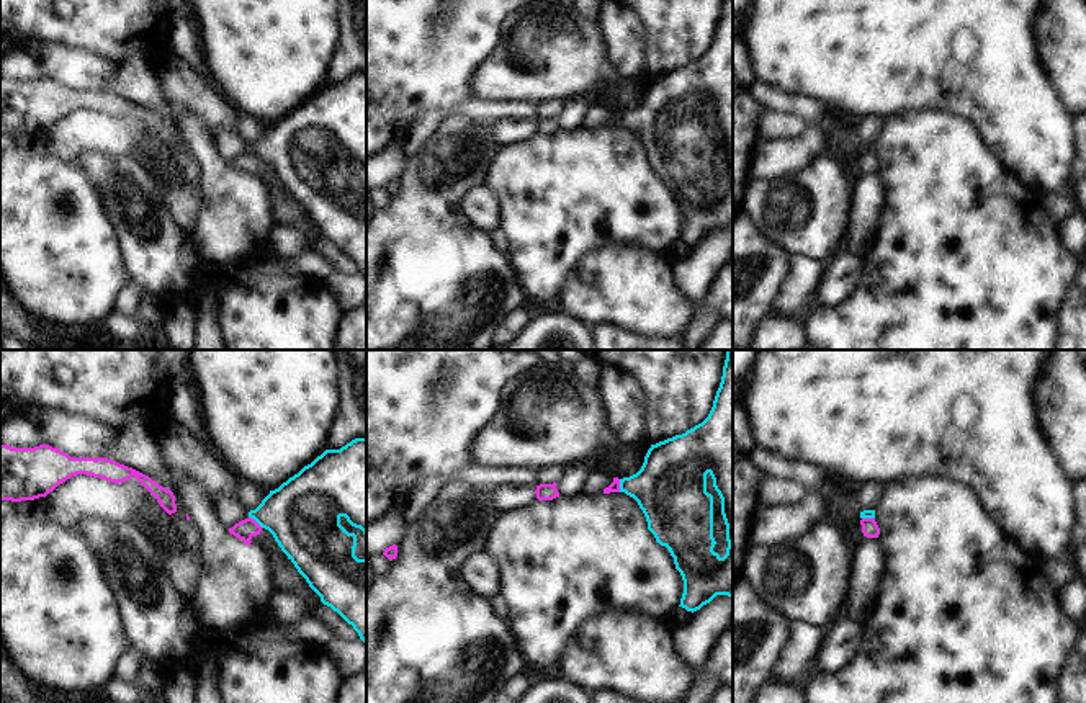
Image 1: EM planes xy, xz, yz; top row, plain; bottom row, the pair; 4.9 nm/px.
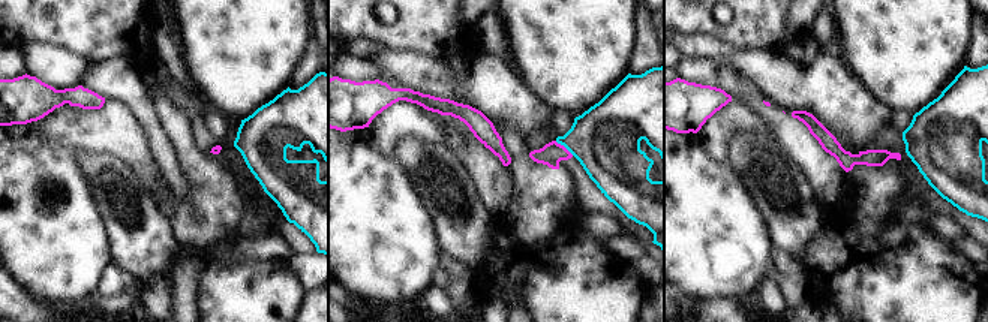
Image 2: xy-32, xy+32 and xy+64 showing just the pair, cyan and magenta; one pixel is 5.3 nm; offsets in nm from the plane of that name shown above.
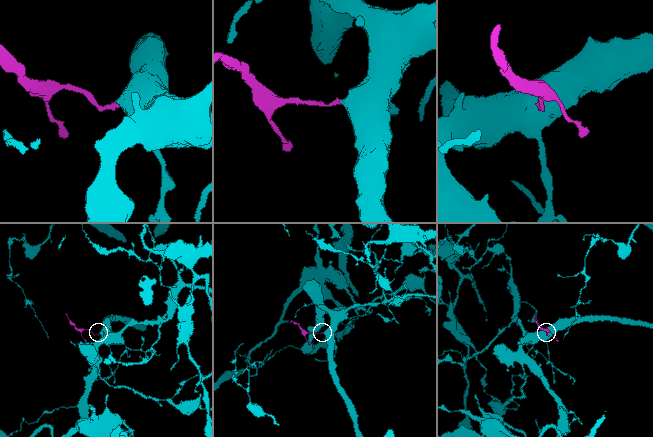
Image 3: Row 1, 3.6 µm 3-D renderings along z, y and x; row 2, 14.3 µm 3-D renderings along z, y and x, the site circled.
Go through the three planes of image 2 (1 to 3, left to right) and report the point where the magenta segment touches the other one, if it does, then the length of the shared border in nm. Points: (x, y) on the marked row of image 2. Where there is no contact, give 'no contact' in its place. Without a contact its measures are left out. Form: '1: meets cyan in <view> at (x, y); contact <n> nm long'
1: no contact
2: meets cyan in xy+32 at (564, 146); contact 130 nm long
3: no contact

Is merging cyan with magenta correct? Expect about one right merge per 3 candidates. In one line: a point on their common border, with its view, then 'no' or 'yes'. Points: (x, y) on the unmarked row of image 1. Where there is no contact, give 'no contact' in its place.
xy (255, 154) | no

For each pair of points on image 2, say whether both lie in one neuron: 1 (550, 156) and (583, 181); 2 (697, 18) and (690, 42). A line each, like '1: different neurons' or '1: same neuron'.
1: same neuron
2: different neurons

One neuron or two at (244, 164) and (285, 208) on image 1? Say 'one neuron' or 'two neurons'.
one neuron

